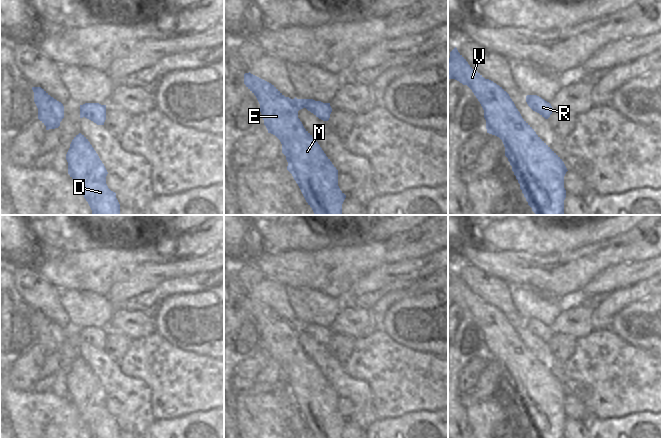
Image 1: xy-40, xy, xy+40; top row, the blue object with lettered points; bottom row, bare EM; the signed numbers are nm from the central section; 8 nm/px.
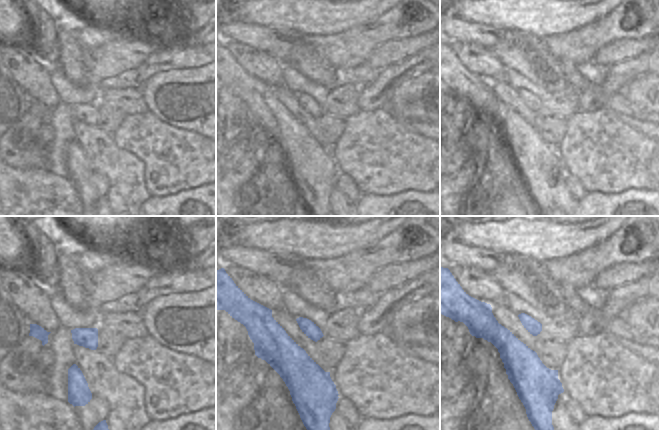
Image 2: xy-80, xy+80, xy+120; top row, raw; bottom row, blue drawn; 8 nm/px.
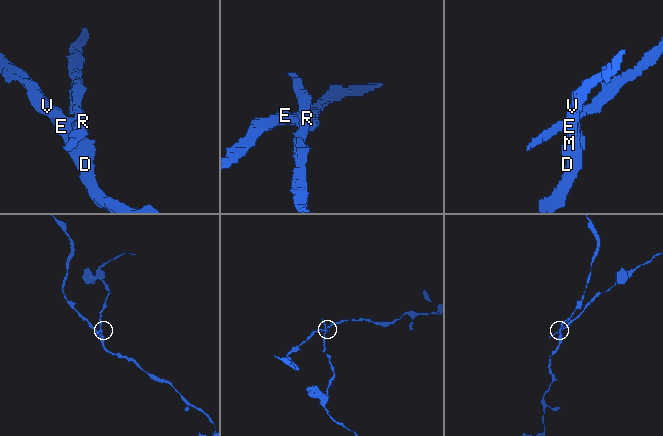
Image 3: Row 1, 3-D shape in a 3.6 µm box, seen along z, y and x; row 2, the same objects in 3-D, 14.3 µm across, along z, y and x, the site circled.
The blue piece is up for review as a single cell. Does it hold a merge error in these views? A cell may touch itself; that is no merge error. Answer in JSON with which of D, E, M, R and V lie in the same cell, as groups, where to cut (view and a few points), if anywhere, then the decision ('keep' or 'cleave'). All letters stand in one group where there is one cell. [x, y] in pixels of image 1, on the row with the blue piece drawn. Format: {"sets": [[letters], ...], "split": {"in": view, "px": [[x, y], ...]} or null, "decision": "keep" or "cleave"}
{"sets": [["D", "E", "M", "V"], ["R"]], "split": {"in": "xy", "px": [[291, 99], [298, 110]]}, "decision": "cleave"}

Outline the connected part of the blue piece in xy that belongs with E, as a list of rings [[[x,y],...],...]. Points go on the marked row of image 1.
[[[250,72],[244,74],[244,84],[260,104],[268,133],[280,140],[288,162],[287,170],[312,208],[313,215],[342,215],[346,195],[338,186],[338,170],[304,128],[293,100]]]

